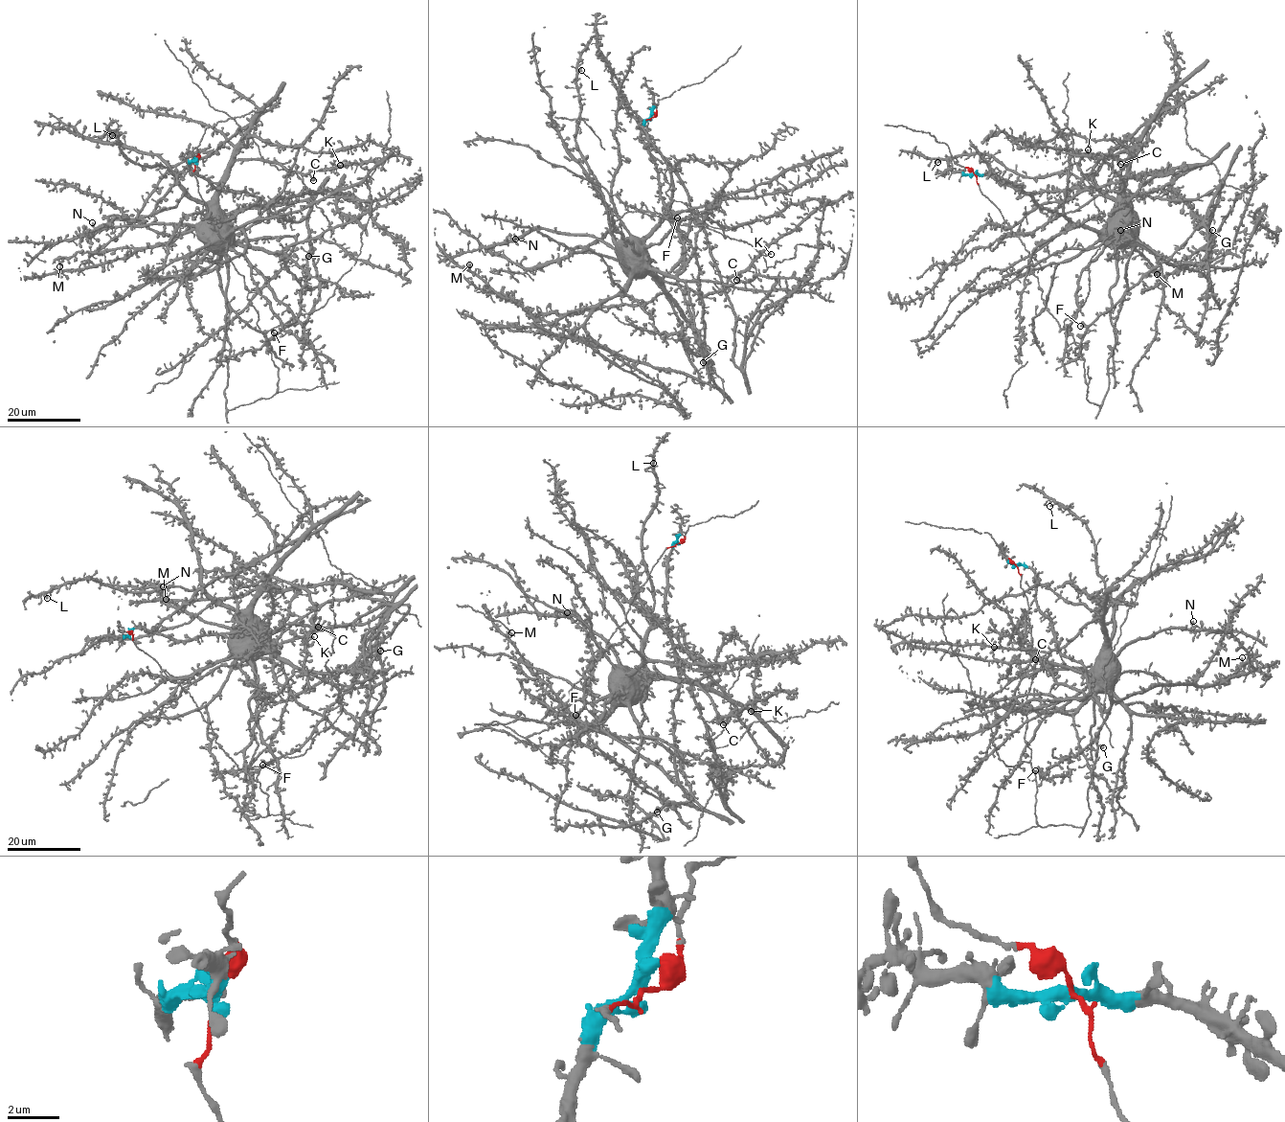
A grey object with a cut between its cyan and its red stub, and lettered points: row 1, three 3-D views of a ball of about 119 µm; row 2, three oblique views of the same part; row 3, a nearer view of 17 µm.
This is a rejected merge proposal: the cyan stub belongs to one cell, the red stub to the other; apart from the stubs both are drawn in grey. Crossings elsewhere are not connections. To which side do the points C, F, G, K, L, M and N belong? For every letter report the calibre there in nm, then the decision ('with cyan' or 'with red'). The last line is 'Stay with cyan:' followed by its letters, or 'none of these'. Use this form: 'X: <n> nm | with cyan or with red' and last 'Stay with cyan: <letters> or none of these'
C: 500 nm | with red
F: 240 nm | with cyan
G: 500 nm | with cyan
K: 360 nm | with red
L: 280 nm | with red
M: 280 nm | with cyan
N: 440 nm | with red
Stay with cyan: F, G, M

